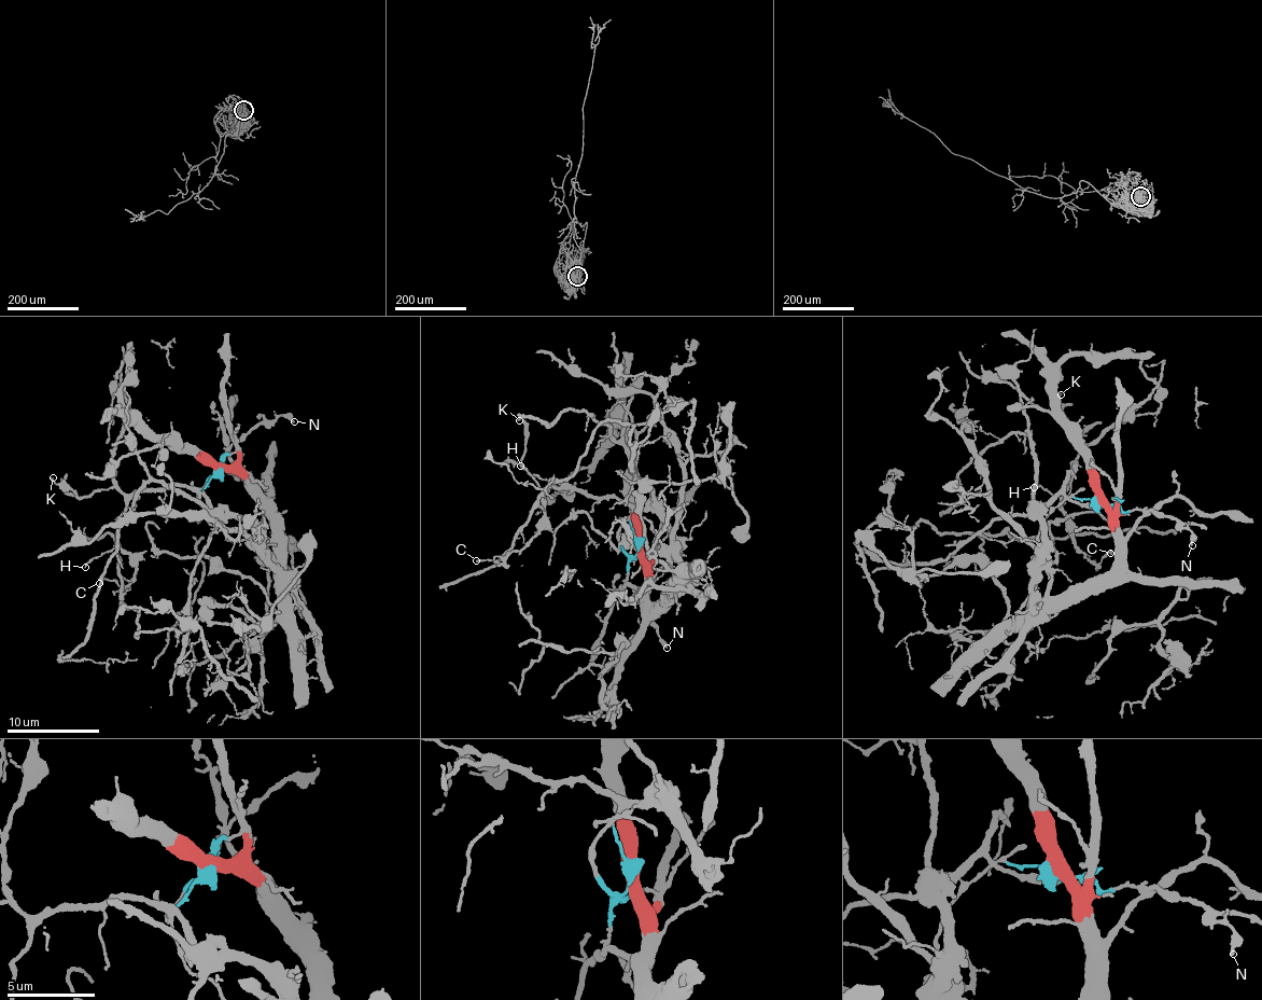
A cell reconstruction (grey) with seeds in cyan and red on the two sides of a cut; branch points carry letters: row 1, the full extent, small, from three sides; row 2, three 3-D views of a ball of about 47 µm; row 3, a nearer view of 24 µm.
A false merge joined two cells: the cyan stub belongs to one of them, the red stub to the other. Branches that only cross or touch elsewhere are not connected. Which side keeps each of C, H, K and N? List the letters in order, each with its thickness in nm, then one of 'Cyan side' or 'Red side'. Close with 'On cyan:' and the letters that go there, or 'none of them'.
C: Thickness 130 nm. Cyan side
H: Thickness 140 nm. Cyan side
K: Thickness 130 nm. Cyan side
N: Thickness 320 nm. Cyan side
On cyan: C, H, K, N

